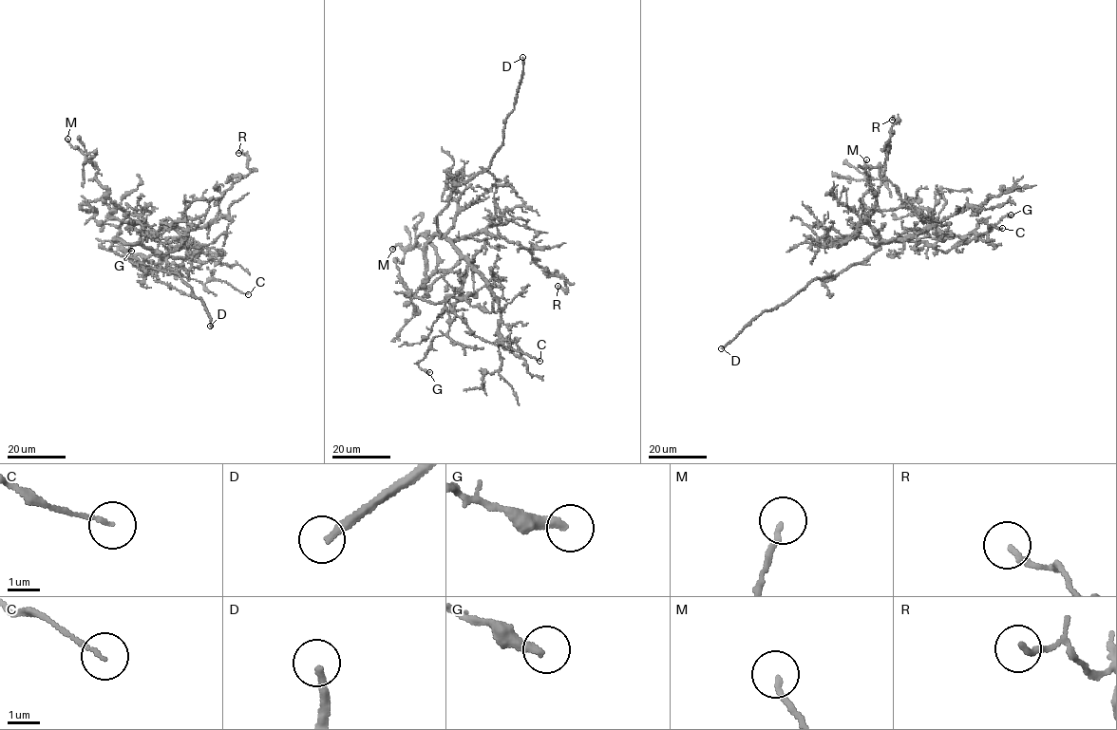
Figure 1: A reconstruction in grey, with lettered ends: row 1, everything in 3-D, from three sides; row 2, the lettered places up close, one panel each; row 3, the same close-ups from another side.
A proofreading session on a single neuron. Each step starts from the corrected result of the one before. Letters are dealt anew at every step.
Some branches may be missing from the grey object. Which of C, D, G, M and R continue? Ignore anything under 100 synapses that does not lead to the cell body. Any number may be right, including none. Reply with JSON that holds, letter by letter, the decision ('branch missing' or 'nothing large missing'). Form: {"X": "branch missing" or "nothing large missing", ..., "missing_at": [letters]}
{"C": "nothing large missing", "D": "branch missing", "G": "nothing large missing", "M": "nothing large missing", "R": "nothing large missing", "missing_at": ["D"]}

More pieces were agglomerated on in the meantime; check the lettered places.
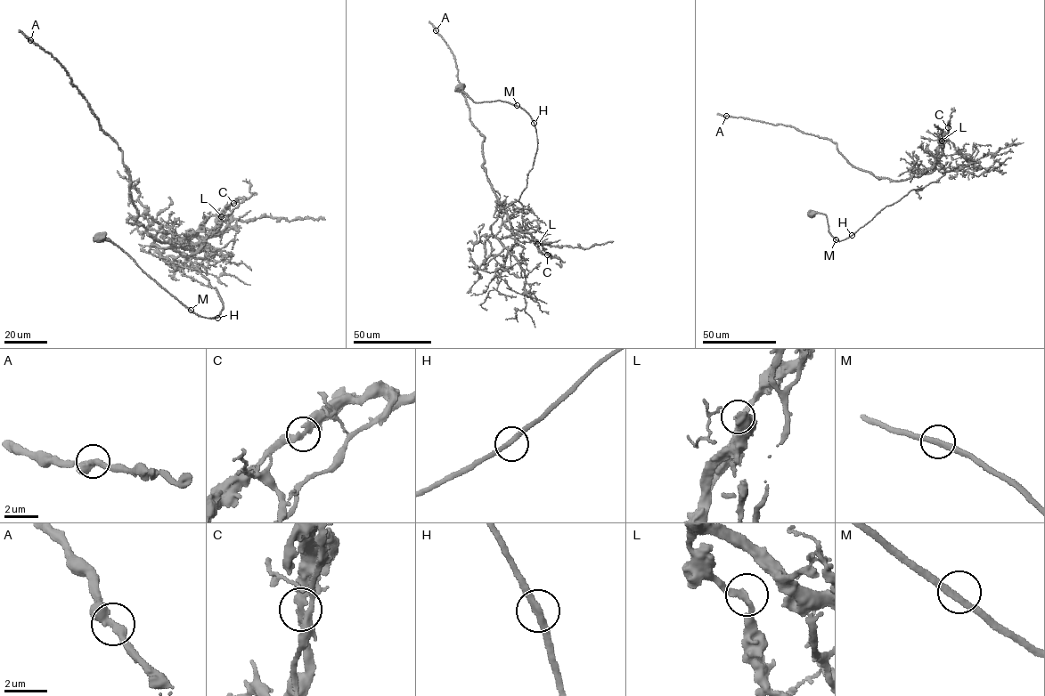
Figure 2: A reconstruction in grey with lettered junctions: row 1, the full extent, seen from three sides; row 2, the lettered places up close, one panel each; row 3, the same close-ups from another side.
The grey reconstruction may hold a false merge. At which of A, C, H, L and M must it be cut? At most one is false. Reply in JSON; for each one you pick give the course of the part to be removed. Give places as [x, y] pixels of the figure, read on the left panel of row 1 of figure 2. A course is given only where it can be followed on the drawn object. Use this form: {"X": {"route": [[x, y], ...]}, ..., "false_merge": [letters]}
{"C": {"route": [[233, 203], [217, 218], [216, 230], [186, 247], [152, 237], [136, 219], [118, 145], [57, 60], [18, 31]]}, "false_merge": ["C"]}

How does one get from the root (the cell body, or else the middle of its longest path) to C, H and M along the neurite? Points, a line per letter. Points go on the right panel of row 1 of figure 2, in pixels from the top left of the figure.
C: (812, 213), (826, 215), (828, 231), (837, 240), (851, 236), (886, 206), (944, 174), (937, 160), (948, 127)
H: (812, 213), (826, 215), (828, 231), (837, 240), (852, 235)
M: (812, 213), (826, 215), (828, 231), (836, 239)

